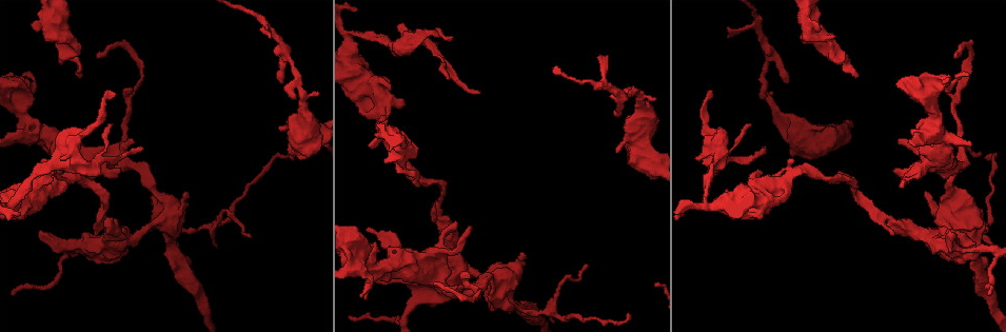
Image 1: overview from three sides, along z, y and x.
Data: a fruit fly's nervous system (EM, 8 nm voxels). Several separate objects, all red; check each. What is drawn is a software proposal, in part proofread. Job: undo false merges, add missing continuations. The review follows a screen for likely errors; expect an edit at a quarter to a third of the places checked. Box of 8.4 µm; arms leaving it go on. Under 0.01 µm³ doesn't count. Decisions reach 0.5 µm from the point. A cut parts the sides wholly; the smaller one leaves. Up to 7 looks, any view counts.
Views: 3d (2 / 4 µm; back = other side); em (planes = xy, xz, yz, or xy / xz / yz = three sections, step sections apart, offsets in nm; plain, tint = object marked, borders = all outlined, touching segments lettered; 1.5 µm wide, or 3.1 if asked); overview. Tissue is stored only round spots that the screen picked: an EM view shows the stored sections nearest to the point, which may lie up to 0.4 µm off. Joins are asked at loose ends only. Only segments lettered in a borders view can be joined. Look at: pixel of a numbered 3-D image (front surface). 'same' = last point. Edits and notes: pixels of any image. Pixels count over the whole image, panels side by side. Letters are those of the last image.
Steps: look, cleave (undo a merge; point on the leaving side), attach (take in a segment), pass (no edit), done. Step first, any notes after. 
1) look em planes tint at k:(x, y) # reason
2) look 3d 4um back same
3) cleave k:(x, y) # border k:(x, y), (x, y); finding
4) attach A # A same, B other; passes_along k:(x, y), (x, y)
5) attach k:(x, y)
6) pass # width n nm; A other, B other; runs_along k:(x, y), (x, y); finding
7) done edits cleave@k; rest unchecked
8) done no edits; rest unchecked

look 3d 4um at 1:(102, 213) # abrupt turn

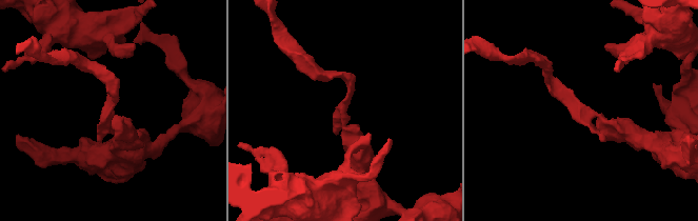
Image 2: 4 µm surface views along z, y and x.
look em planes plain at 2:(107, 111) # now the EM

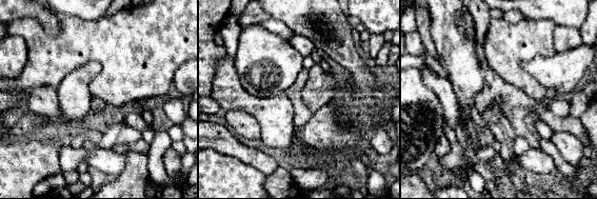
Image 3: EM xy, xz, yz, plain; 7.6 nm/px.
look em planes borders same # see the neighbours

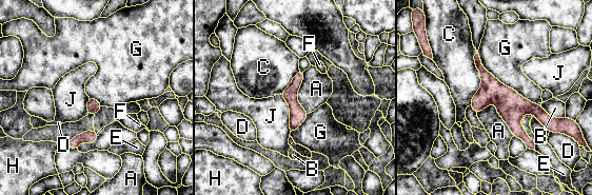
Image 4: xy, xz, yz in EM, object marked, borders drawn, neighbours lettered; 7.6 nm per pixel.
pass # A other, B other, C other, D other, E other, F other, G other, H other, J other; runs_along 4:(477, 59), (514, 106), (556, 121); continuous, no second cell

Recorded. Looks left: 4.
look em planes plain at 1:(707, 173)

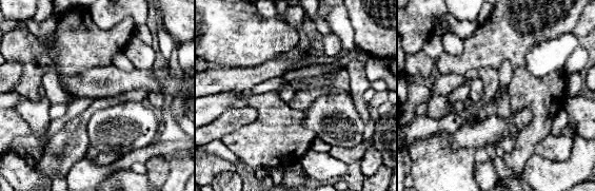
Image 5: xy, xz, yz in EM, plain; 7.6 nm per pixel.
look em planes tint same # where the object lies

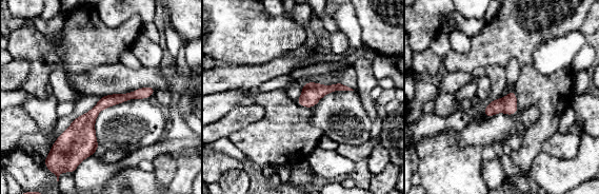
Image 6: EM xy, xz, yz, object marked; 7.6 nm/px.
look em planes borders same # what lies round it

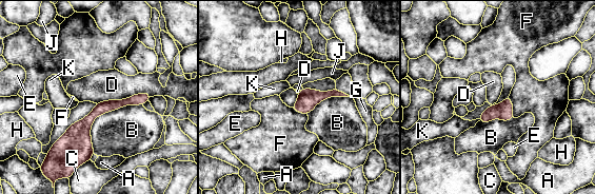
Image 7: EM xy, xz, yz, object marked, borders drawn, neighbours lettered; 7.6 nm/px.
pass # longest_contact B 550 nm; A other, B other, C other, D other, E other, F other, G other, H other, J other, K other; one cell here

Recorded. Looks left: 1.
look em 3.1um planes borders at 1:(66, 49) # calibre changes

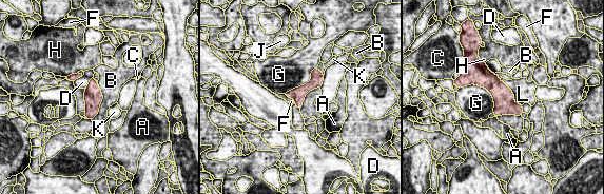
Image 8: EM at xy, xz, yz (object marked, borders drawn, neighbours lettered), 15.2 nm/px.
pass # width 220 nm; A other, B other, C other, D other, F other, G other, H other, J other, K other, L other; border 8:(98, 82), (102, 101), (91, 119); continuous, no second cell

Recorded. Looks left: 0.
done no edits; rest unchecked

